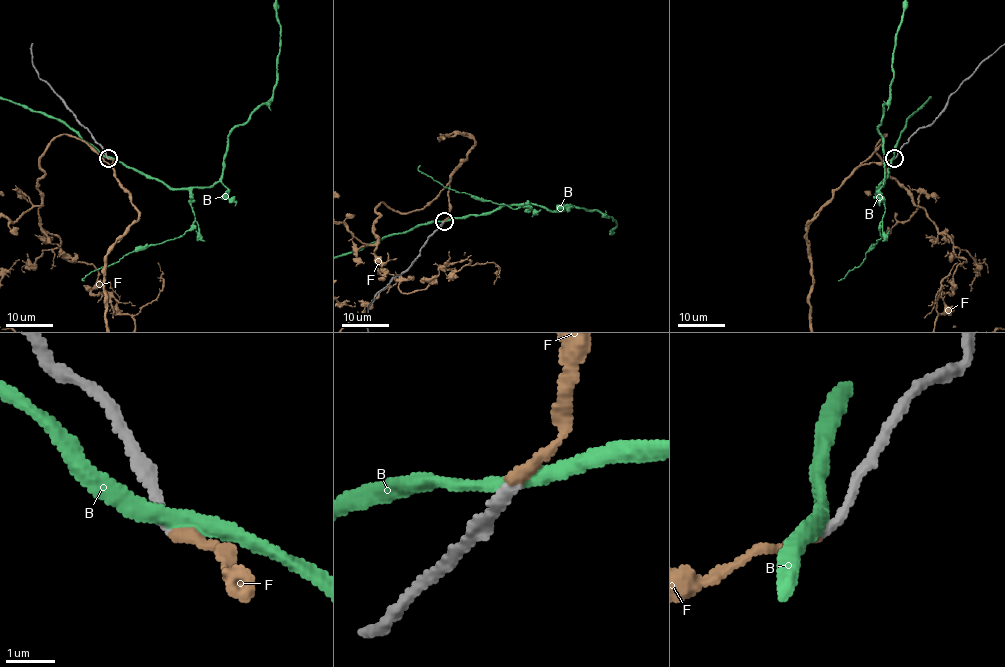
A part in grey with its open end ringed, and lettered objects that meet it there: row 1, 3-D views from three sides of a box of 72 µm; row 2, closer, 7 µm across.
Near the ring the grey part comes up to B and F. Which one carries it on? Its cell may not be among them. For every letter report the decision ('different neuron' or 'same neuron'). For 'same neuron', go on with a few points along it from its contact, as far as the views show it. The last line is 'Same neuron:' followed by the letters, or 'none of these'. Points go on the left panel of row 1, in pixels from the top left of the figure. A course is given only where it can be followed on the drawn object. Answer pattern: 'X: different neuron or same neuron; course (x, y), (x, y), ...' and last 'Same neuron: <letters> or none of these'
B: different neuron
F: same neuron
Same neuron: F

